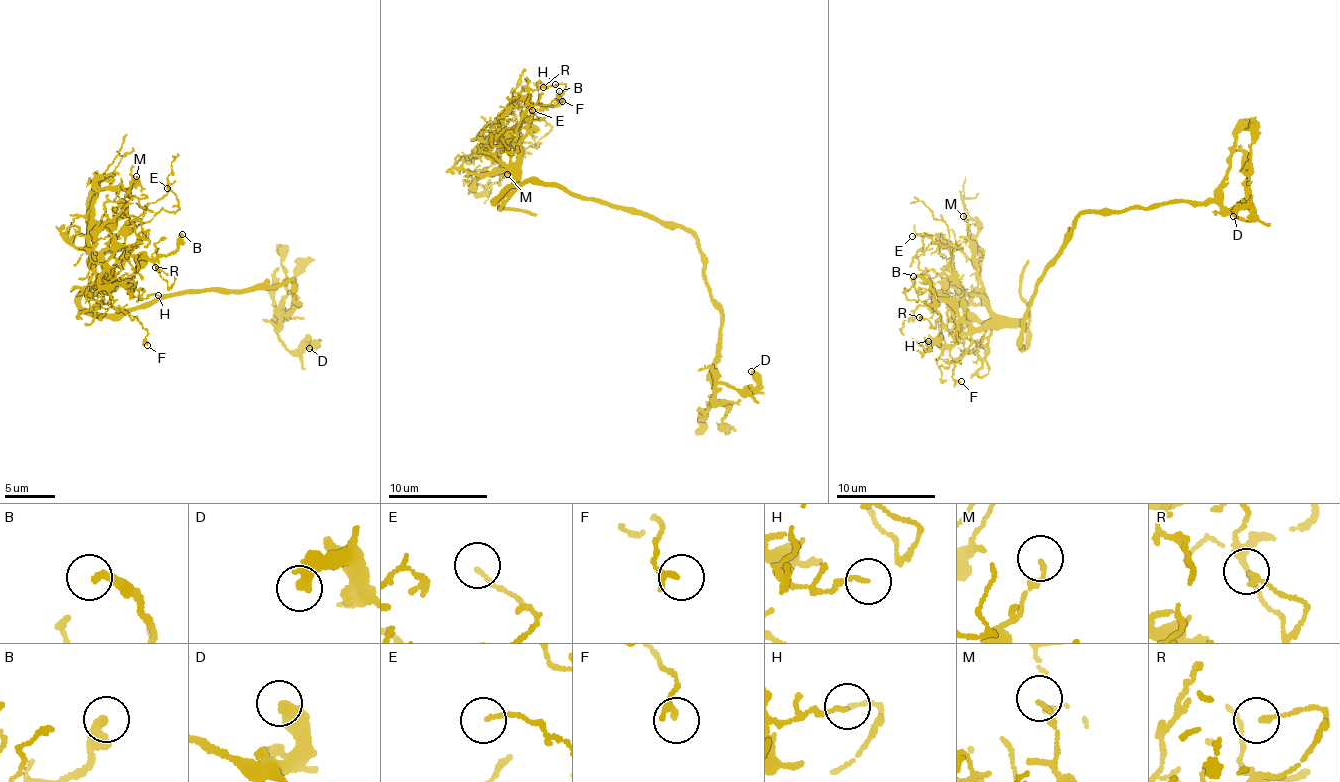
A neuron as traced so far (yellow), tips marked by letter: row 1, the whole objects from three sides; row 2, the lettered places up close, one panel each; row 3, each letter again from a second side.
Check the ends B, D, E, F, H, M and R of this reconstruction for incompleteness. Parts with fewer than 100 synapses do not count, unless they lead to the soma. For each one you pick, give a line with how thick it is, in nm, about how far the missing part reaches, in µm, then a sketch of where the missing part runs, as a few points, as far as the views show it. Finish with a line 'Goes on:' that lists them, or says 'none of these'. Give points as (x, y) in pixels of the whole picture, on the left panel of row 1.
Goes on: none of these

